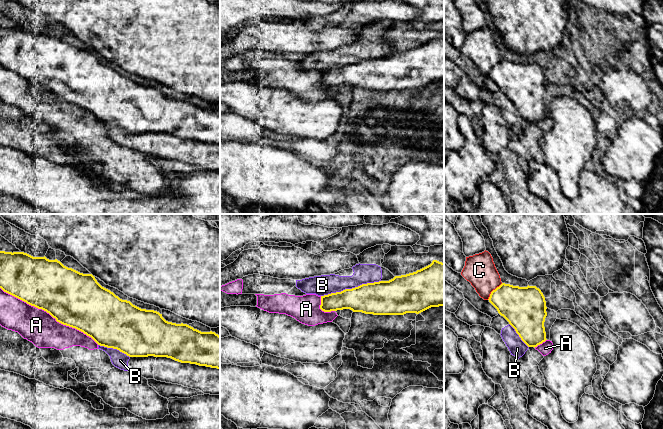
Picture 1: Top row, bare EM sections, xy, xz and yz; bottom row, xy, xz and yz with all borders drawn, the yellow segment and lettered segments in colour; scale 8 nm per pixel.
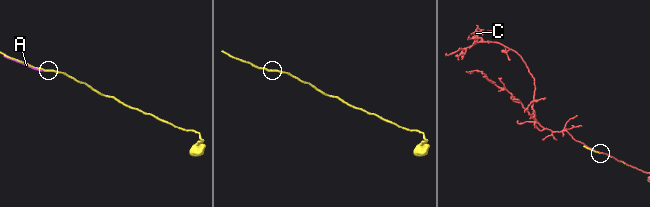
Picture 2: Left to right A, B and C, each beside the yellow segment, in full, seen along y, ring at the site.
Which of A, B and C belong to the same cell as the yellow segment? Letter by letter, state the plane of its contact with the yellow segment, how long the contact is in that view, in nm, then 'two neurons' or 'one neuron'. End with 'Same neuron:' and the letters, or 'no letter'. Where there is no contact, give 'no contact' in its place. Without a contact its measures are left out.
A: contact in xy; length 900 nm; two neurons
B: contact in xz; length 500 nm; two neurons
C: contact in yz; length 180 nm; two neurons
Same neuron: no letter

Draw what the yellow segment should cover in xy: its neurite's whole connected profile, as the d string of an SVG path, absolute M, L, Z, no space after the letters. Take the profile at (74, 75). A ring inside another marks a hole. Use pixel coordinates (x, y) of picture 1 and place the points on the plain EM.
M0 27L0 64L49 89L57 98L75 104L91 113L98 121L117 125L129 133L167 133L181 139L220 145L220 112L215 108L201 108L187 100L166 97L154 86L141 85L130 77L122 76L102 63L92 50L83 50L64 42L57 35L33 33L24 28Z

